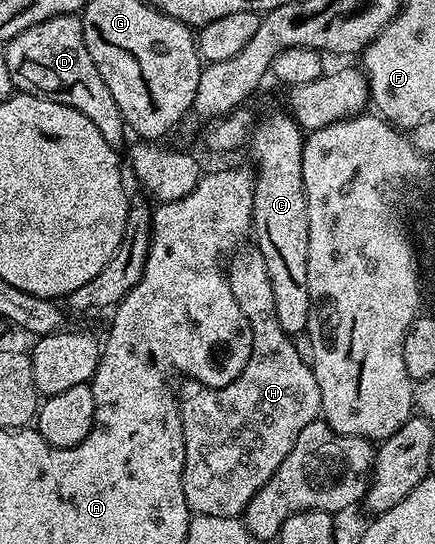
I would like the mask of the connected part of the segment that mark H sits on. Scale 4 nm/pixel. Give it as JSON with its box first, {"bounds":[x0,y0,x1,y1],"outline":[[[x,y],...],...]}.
{"bounds":[176,247,322,518],"outline":[[[257,247],[246,248],[239,248],[229,258],[228,280],[232,287],[232,295],[236,295],[236,303],[240,303],[240,311],[244,311],[244,315],[250,318],[250,326],[252,327],[252,355],[248,359],[244,371],[240,371],[240,375],[236,379],[219,384],[217,387],[211,387],[209,384],[201,381],[186,379],[183,380],[183,385],[179,384],[176,389],[178,410],[180,411],[182,430],[184,431],[184,471],[182,472],[184,499],[188,503],[191,514],[194,515],[241,518],[246,512],[252,495],[256,495],[256,491],[260,491],[260,487],[264,487],[264,483],[268,483],[268,479],[272,479],[276,467],[280,467],[280,463],[284,463],[284,458],[288,455],[288,451],[292,451],[296,439],[300,439],[300,431],[304,431],[304,427],[308,427],[308,423],[319,420],[322,412],[320,387],[316,383],[316,375],[314,374],[311,362],[307,360],[304,353],[304,358],[302,358],[301,351],[294,346],[295,338],[291,334],[286,333],[284,327],[280,327],[280,319],[276,317],[276,299],[272,295],[272,279],[268,275],[268,263],[264,263],[264,255],[260,255]]]}

